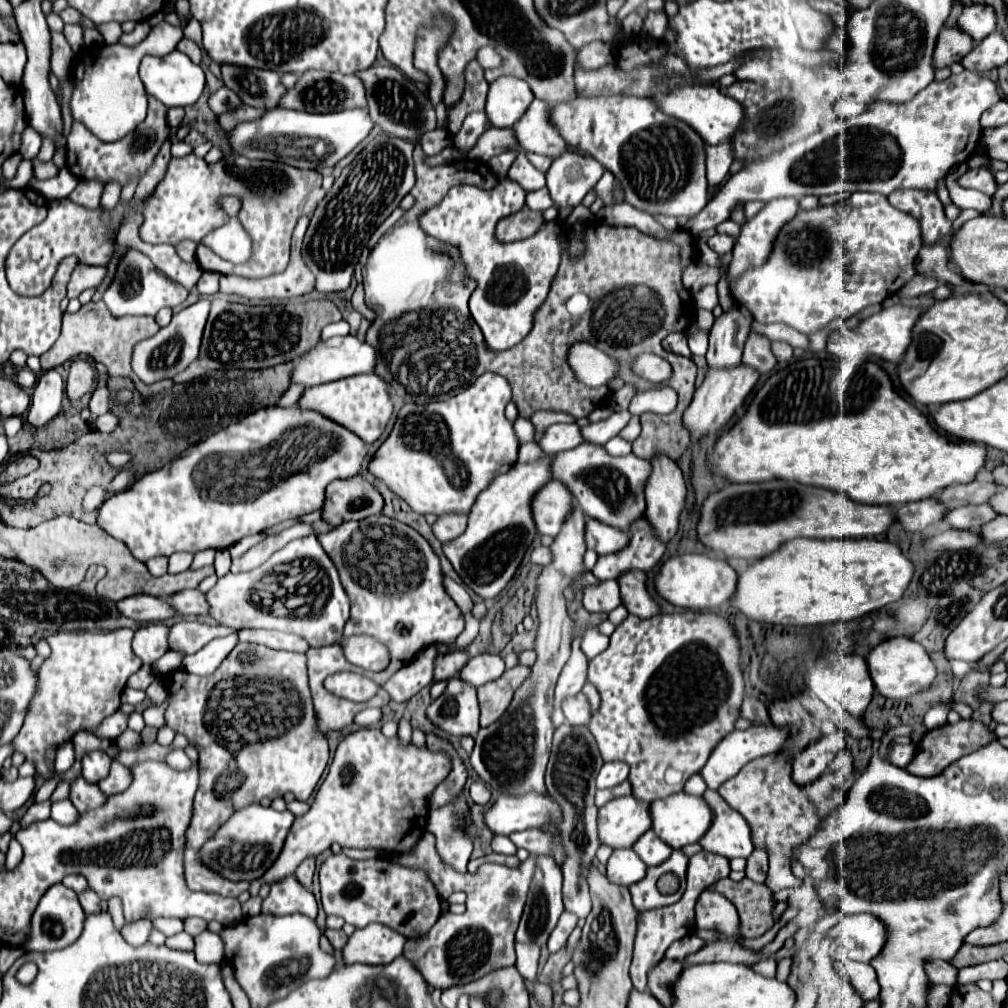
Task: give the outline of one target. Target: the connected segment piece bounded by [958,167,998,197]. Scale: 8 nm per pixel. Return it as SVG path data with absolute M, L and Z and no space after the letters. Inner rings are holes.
M980 167L980 169L970 169L968 173L964 173L960 179L958 179L958 183L962 185L962 187L970 187L970 189L978 189L978 191L982 191L982 193L986 193L986 195L994 195L994 191L996 191L996 179L994 179L994 175L986 169L986 167Z

